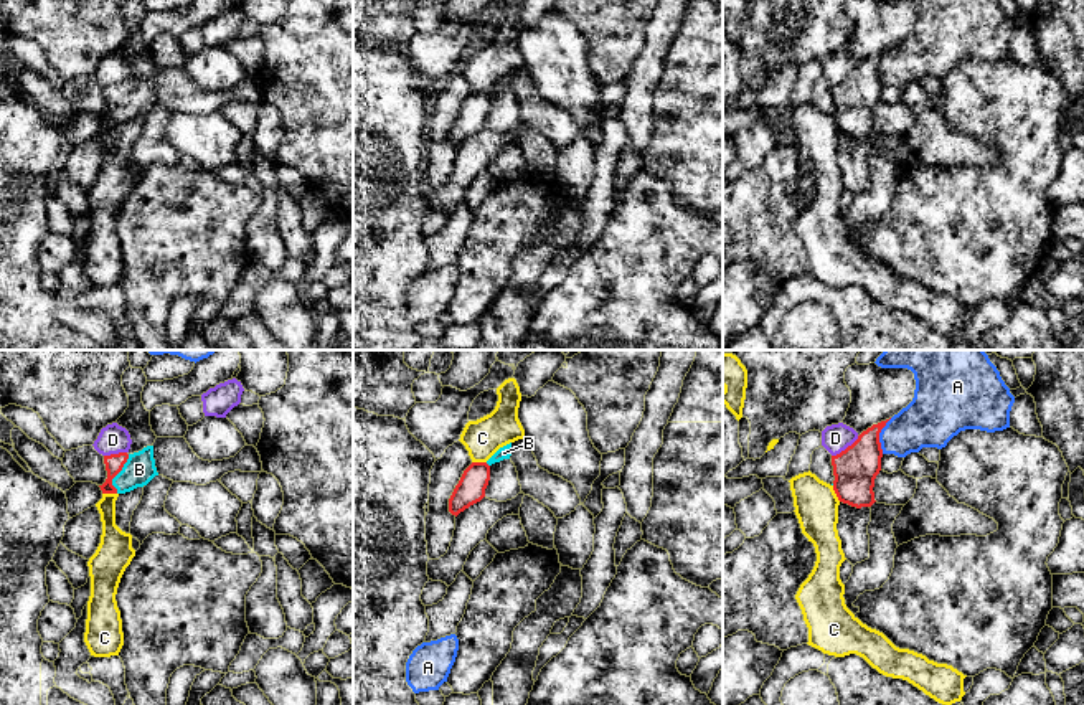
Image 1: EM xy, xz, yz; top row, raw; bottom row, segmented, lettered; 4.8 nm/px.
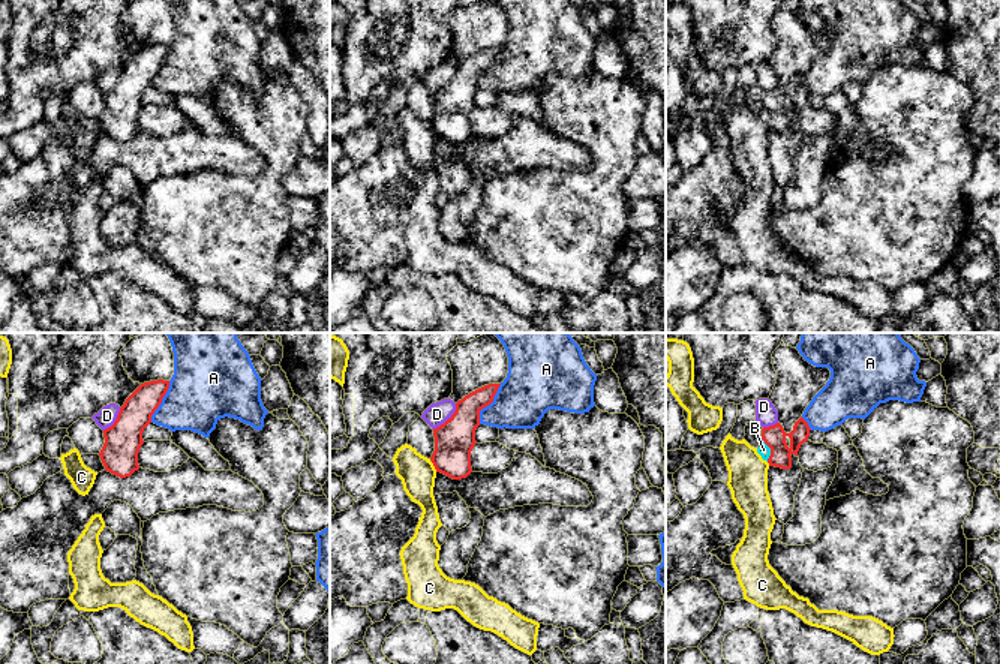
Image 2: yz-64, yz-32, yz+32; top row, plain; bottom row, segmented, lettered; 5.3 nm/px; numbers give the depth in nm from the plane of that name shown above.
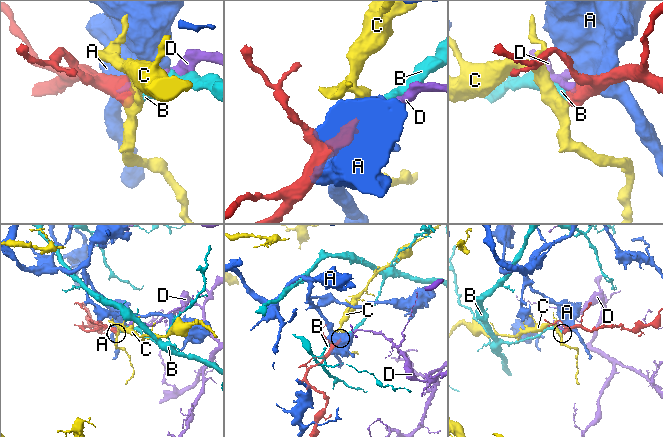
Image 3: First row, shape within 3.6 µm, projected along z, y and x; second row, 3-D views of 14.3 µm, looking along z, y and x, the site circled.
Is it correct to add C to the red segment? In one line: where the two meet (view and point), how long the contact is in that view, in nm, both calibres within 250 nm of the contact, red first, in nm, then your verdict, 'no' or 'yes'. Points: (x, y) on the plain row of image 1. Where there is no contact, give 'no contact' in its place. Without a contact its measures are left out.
meets red in yz at (835, 123); contact 90 nm long; 220 nm thick on the red side, 220 nm on the other; no

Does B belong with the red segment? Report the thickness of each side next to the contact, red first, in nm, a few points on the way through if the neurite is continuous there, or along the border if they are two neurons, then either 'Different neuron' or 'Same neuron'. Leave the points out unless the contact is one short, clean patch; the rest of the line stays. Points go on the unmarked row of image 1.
Thickness 90 nm (red) against 150 nm. Path across: xy (114, 93), (117, 103), (139, 99). Same neuron

